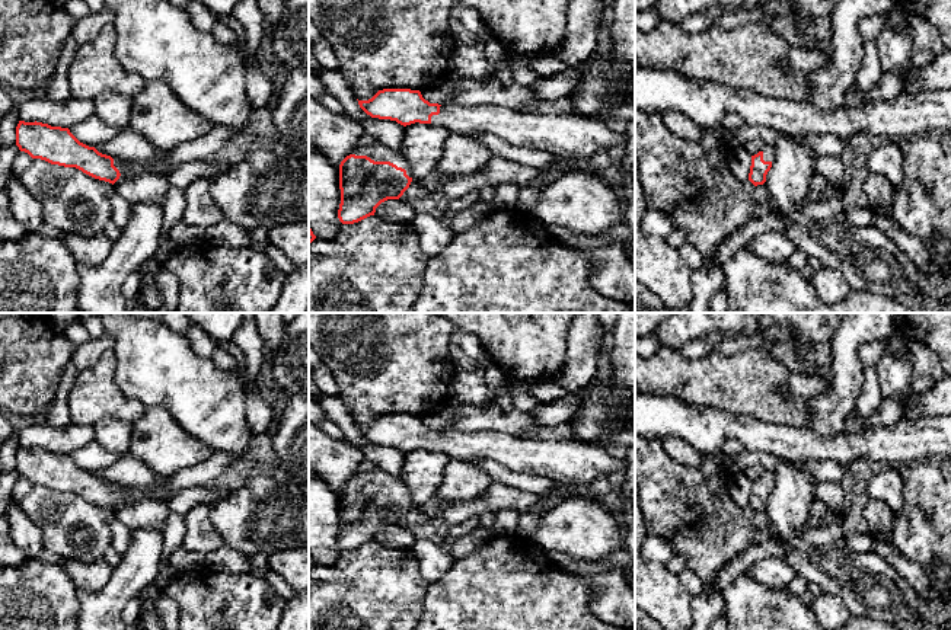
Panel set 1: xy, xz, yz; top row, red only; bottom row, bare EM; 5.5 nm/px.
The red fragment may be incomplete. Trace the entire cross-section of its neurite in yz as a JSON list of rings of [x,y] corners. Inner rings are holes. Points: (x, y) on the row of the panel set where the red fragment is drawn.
[[[772,145],[763,147],[762,151],[751,156],[751,166],[749,173],[749,180],[757,186],[766,182],[766,175],[772,167],[775,151]]]

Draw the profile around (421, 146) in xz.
[[[411,124],[405,127],[400,153],[415,180],[433,173],[443,156],[443,145],[450,131],[431,124]]]

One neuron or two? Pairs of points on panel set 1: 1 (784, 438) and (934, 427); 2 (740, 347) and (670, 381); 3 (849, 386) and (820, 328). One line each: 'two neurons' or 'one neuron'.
1: one neuron
2: two neurons
3: two neurons

